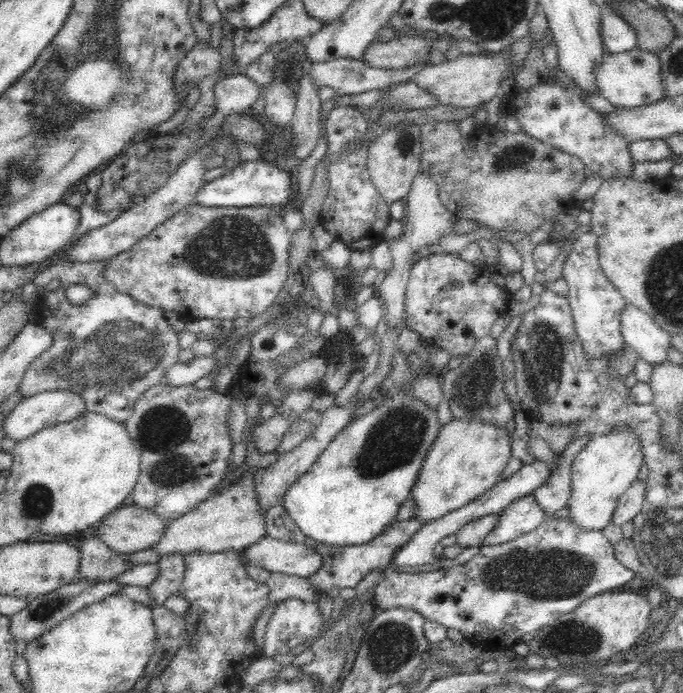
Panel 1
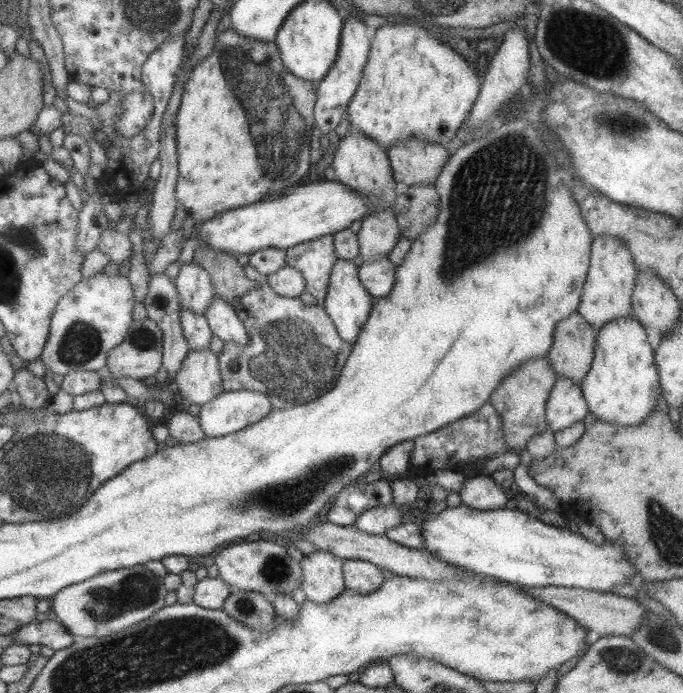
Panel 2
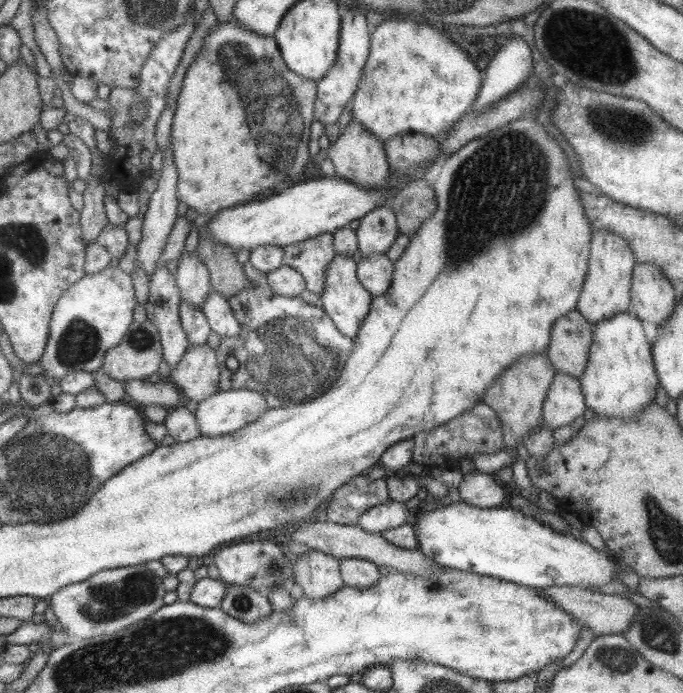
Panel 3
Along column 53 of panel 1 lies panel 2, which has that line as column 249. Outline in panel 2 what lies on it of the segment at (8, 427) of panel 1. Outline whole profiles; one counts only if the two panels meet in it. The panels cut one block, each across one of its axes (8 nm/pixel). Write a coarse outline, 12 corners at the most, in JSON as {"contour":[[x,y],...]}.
{"contour":[[223,391],[199,406],[204,437],[261,421],[275,406],[257,391]]}

